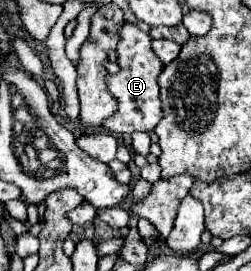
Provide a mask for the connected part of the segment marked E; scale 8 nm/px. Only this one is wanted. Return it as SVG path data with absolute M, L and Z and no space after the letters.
M125 22L121 28L121 40L117 44L117 54L119 60L117 64L121 66L121 72L111 76L109 74L109 90L111 94L119 100L119 110L105 120L105 128L117 132L117 134L131 134L131 132L147 132L157 126L161 120L161 102L159 102L159 86L157 86L157 76L163 70L161 60L155 56L151 50L151 36L145 34L141 28L135 24Z

